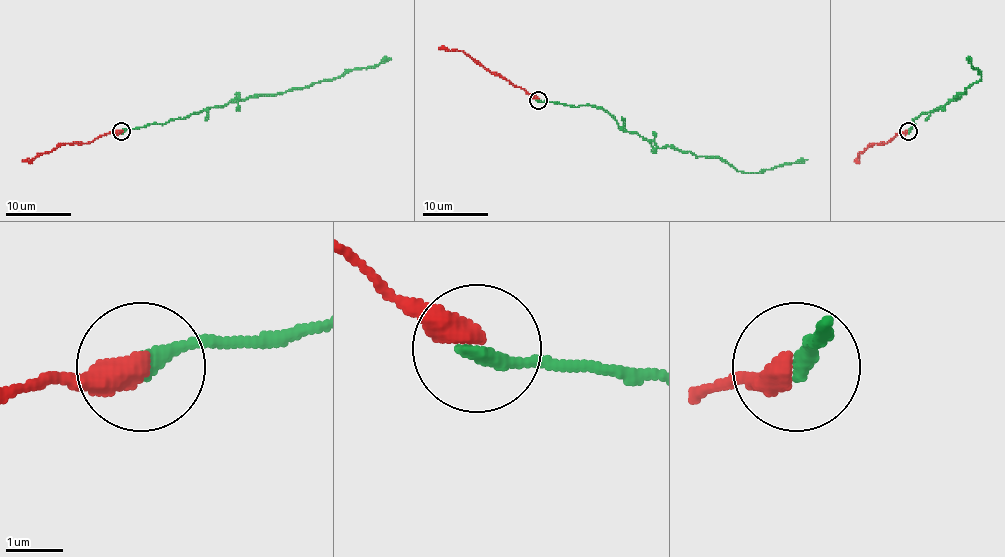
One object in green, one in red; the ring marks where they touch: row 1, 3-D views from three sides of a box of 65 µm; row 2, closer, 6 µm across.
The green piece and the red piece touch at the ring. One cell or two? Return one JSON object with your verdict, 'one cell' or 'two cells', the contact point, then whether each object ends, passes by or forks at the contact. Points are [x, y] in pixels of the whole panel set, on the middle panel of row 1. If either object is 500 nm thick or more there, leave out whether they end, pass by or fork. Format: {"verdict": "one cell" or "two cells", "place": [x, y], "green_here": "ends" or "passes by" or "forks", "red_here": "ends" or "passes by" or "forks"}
{"verdict": "one cell", "place": [538, 100], "green_here": "ends", "red_here": "ends"}

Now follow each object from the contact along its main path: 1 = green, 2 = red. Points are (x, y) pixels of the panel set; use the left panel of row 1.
1: (121, 132), (185, 119), (203, 109), (243, 99), (302, 89), (391, 58)
2: (121, 132), (99, 135), (88, 143), (60, 143), (45, 153), (22, 160)

